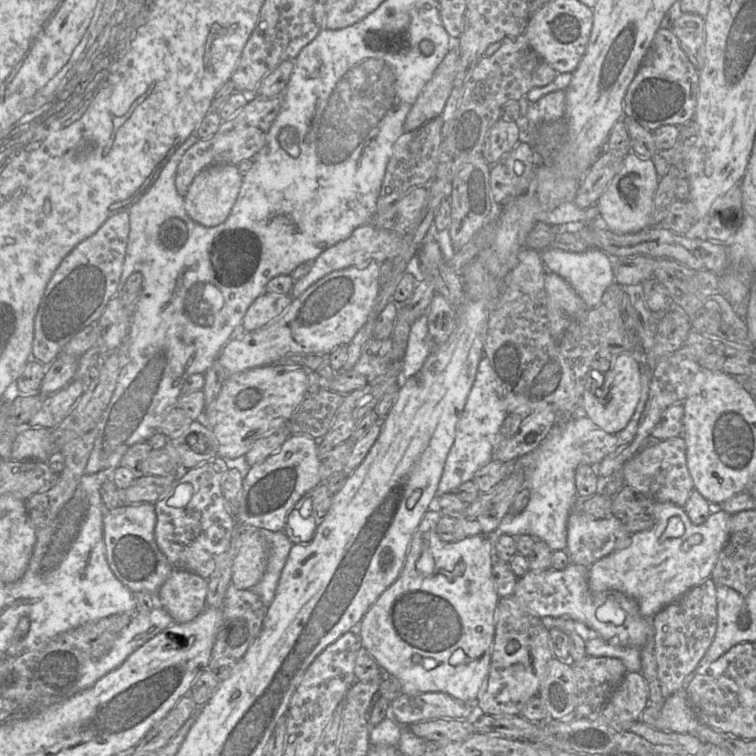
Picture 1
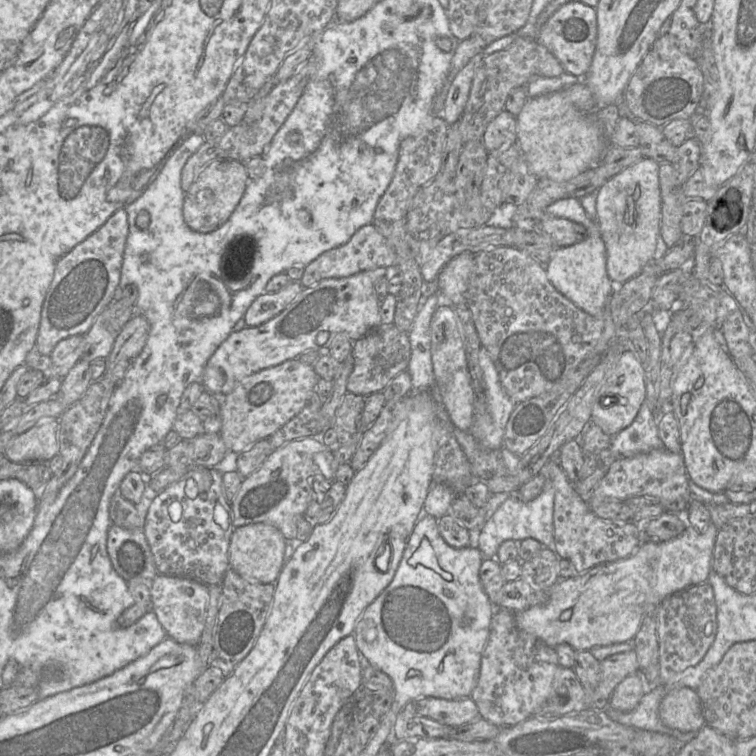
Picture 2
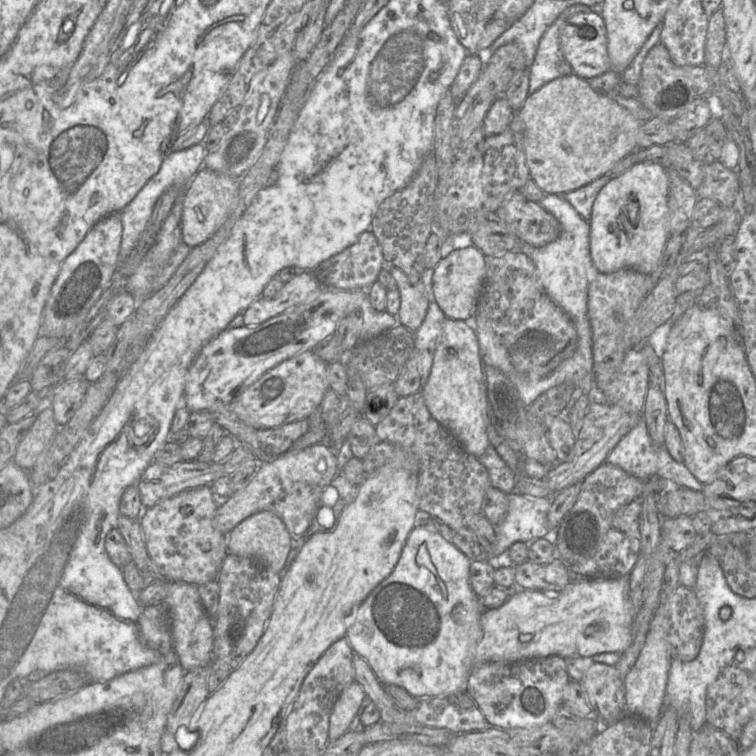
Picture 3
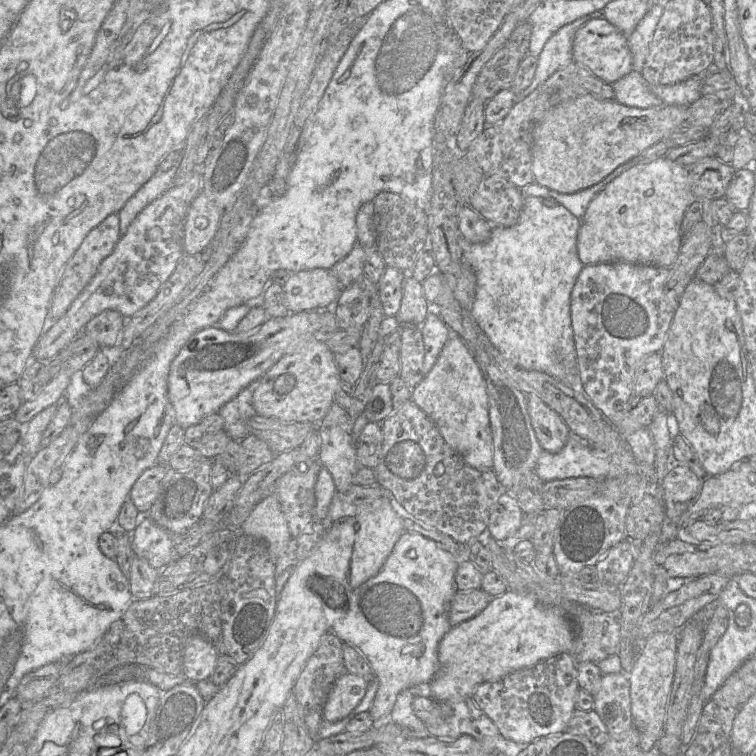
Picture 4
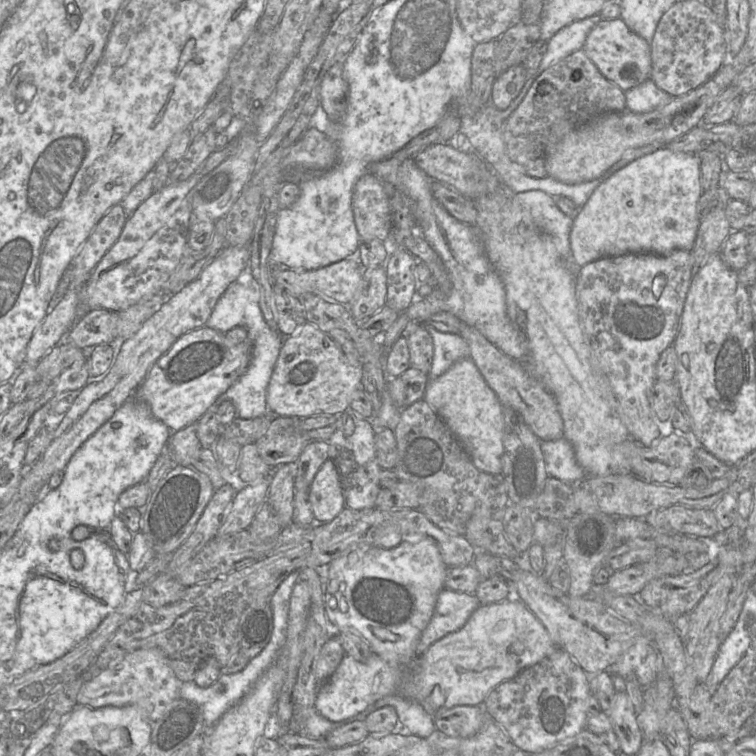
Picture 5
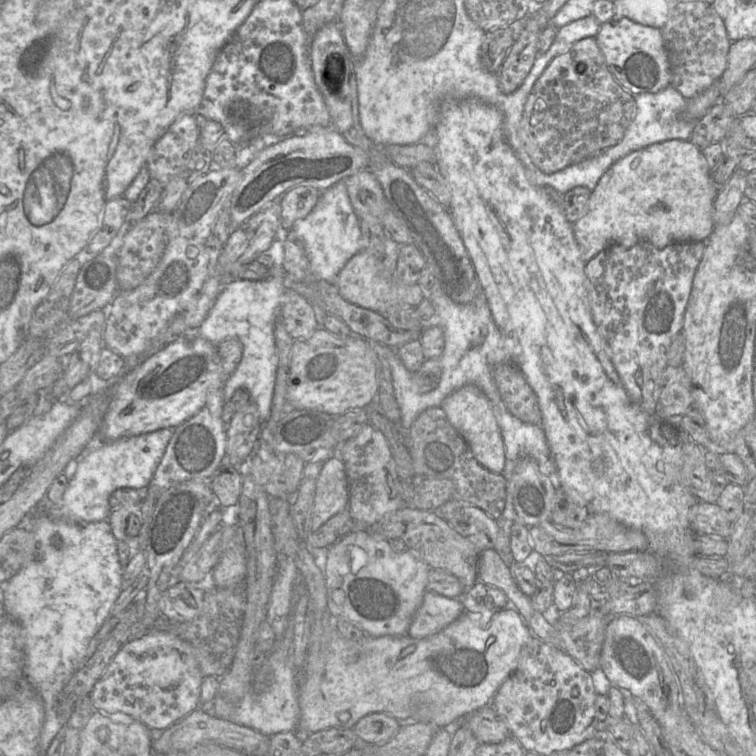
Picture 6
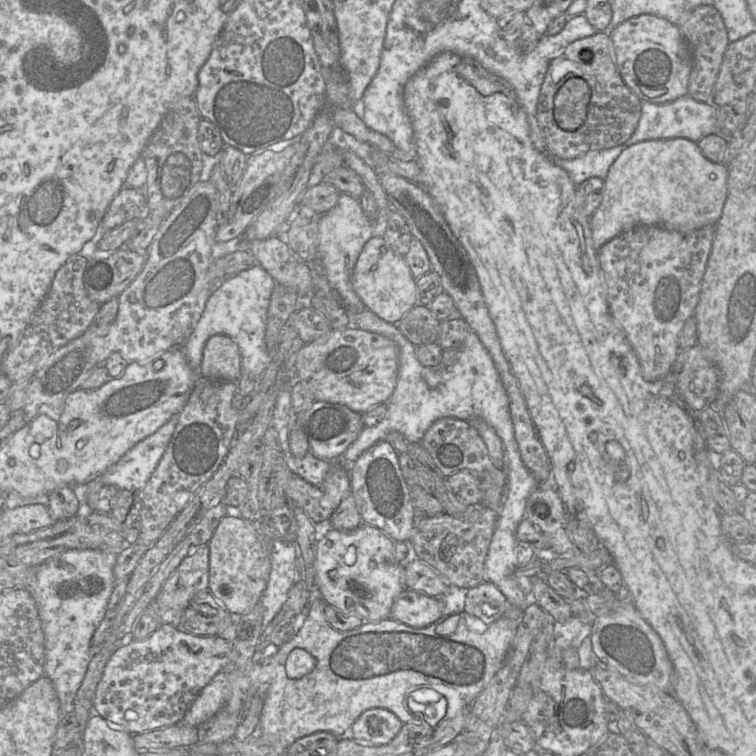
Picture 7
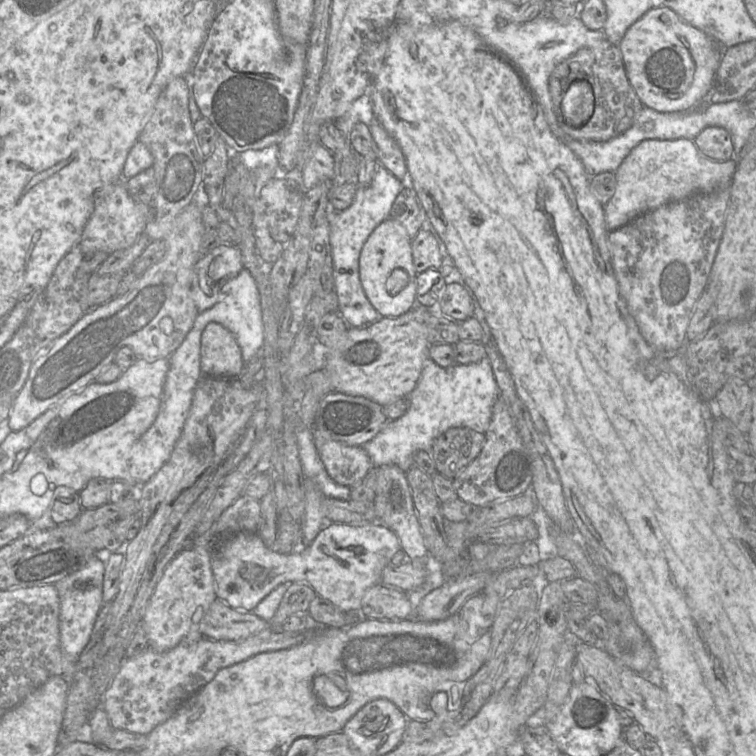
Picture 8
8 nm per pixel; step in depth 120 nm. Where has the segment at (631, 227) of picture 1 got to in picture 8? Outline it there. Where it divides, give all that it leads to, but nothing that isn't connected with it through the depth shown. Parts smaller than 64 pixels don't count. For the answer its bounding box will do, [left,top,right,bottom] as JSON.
[604,139,737,231]

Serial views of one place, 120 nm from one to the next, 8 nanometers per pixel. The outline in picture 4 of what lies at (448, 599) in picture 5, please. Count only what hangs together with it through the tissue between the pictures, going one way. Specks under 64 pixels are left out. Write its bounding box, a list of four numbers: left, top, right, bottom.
[448,589,491,627]

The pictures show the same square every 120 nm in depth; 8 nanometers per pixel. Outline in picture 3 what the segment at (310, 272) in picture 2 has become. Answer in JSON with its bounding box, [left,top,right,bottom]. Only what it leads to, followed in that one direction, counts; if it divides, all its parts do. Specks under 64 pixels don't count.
[313,230,385,290]

